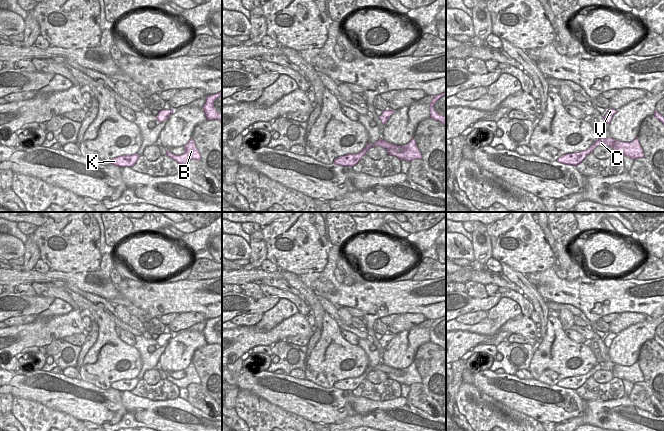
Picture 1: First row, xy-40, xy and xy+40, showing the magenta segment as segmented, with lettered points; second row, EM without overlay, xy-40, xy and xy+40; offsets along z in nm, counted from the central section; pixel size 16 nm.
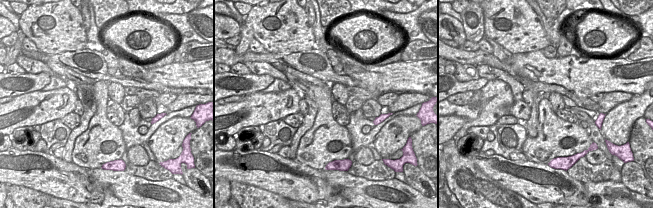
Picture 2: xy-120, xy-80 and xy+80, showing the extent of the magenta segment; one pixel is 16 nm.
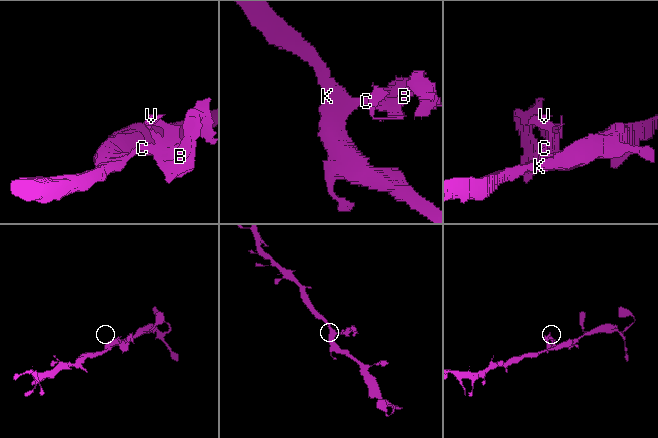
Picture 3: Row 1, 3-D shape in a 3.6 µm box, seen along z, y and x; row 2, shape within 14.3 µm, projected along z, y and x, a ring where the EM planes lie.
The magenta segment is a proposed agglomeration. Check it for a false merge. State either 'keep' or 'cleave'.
cleave

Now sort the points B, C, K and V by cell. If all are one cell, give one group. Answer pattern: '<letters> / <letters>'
B C V / K

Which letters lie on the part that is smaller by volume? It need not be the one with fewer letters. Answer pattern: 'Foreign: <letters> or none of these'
Foreign: B, C, V

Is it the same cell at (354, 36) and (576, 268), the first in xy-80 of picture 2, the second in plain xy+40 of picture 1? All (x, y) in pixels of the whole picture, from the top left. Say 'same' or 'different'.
different

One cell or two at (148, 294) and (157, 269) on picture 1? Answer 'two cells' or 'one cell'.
two cells

